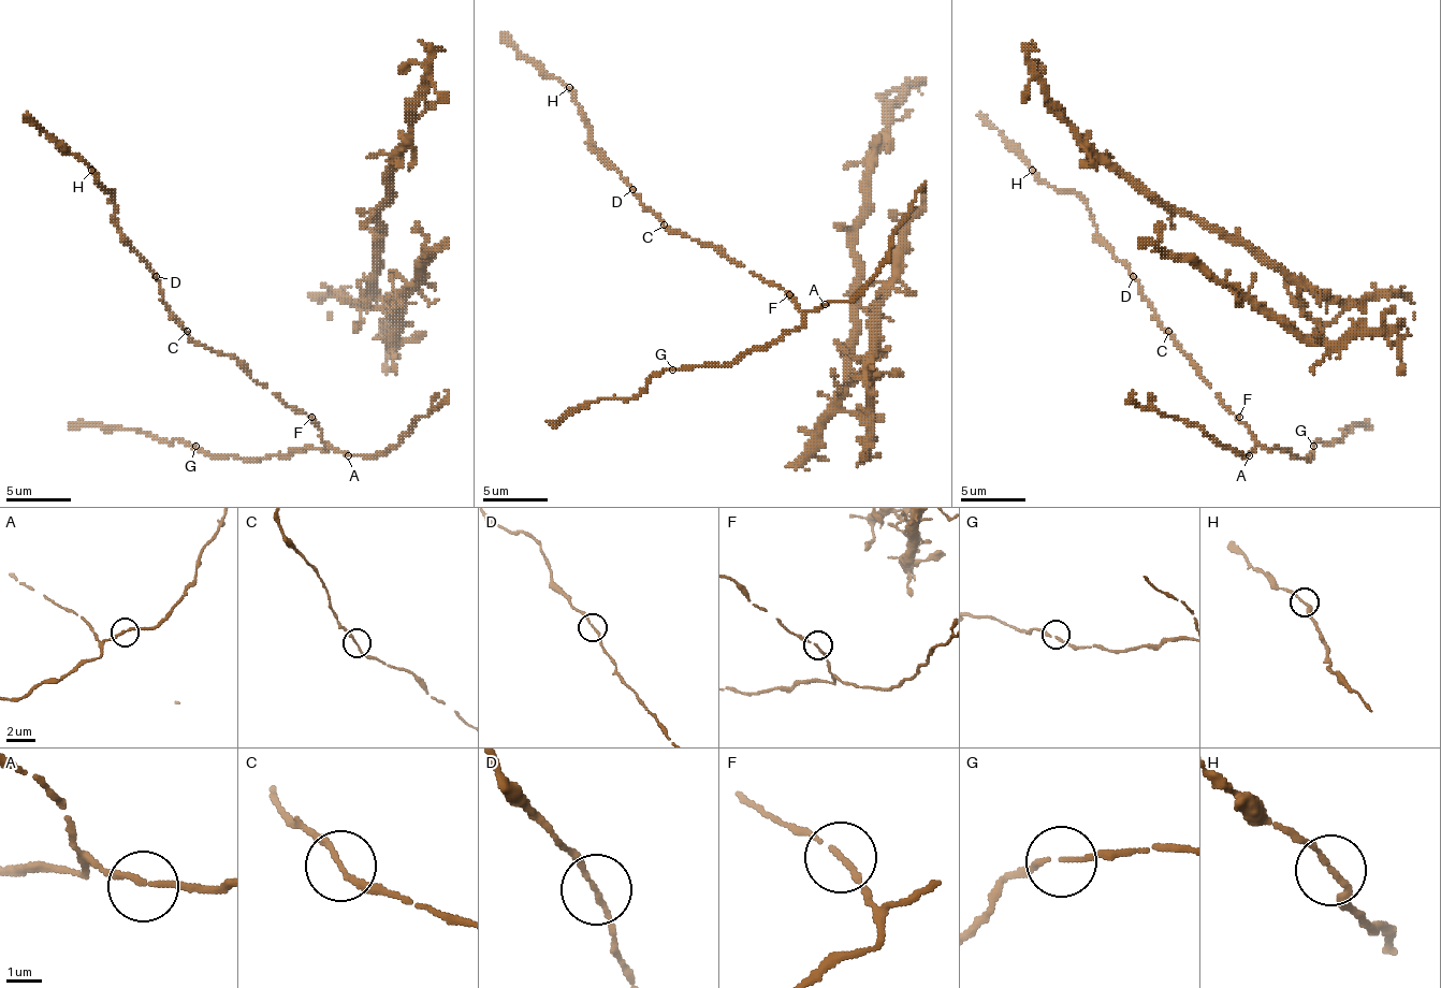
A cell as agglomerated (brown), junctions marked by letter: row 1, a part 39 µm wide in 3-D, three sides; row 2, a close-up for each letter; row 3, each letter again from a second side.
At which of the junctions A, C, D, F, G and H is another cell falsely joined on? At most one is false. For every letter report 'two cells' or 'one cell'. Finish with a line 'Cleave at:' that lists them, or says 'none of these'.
A: one cell
C: one cell
D: one cell
F: one cell
G: one cell
H: one cell
Cleave at: none of these

